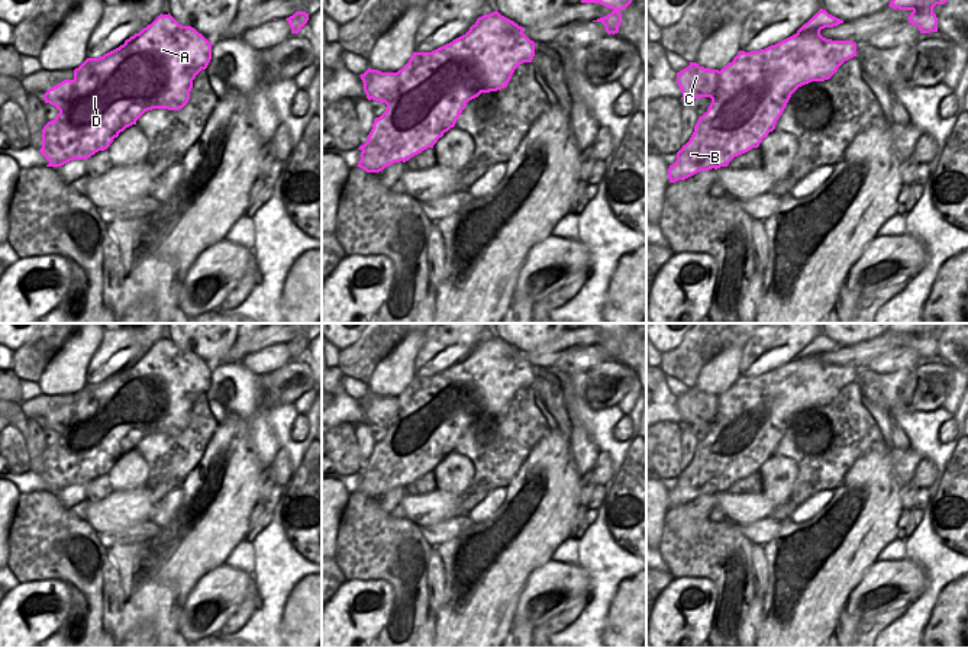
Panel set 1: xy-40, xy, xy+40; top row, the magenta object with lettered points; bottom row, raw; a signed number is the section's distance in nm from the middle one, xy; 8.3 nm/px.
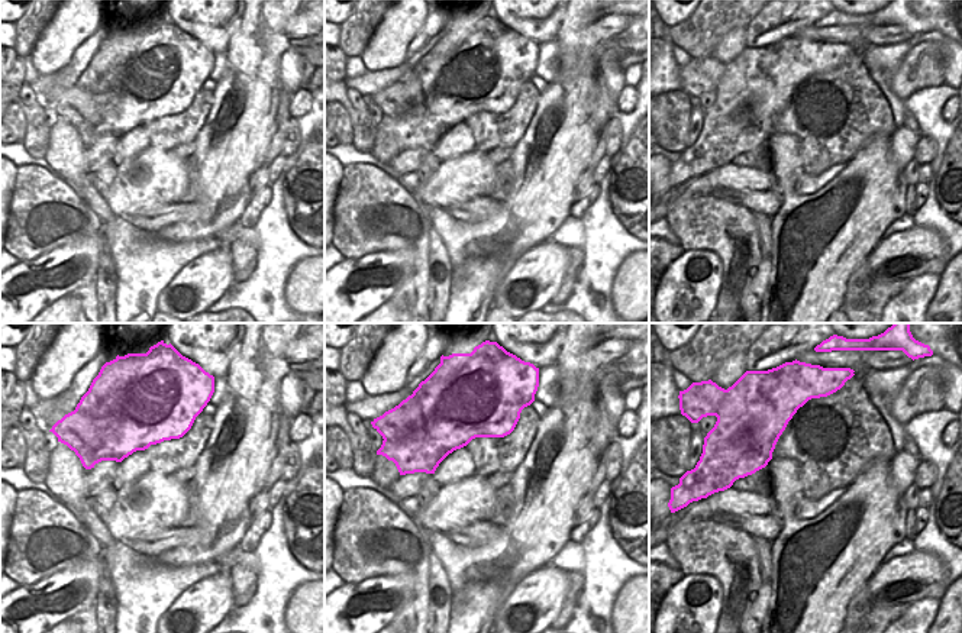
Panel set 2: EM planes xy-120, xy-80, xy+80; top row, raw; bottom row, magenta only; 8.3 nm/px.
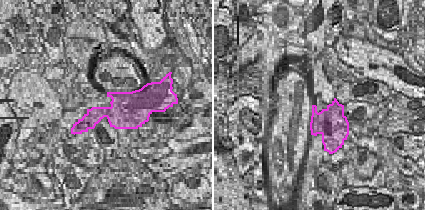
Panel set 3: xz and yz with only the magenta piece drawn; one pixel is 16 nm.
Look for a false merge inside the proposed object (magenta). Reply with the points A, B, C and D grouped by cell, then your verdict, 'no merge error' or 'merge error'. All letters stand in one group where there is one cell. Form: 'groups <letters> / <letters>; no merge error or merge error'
groups A B D / C; merge error

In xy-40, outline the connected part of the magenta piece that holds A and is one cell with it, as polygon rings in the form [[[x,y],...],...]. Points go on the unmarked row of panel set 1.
[[[170,338],[159,339],[151,349],[125,365],[119,373],[99,383],[87,383],[74,394],[74,409],[65,422],[48,422],[48,428],[59,438],[42,454],[39,477],[49,486],[46,491],[61,491],[74,484],[87,484],[110,471],[114,462],[148,435],[180,435],[190,425],[193,404],[206,394],[212,384],[212,367],[191,351],[180,349]]]

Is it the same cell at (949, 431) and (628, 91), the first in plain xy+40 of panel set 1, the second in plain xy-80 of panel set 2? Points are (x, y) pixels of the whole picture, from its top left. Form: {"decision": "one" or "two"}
{"decision": "one"}

